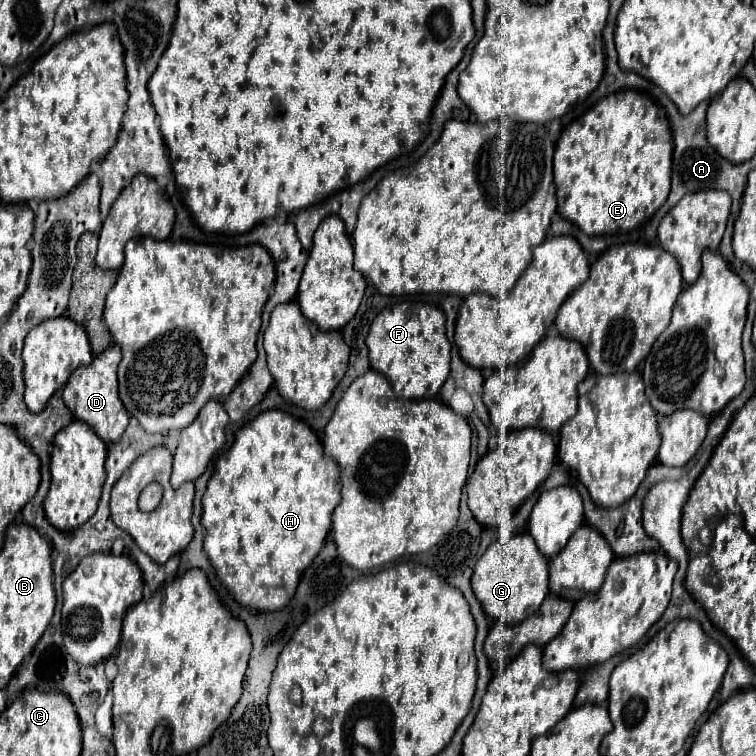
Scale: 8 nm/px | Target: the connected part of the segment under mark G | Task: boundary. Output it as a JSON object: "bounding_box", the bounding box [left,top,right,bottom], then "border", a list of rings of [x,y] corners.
{"bounding_box":[472,532,548,624],"border":[[[528,532],[514,534],[508,540],[498,538],[476,562],[472,590],[488,617],[504,624],[518,624],[534,614],[548,594],[548,558],[534,546]]]}

